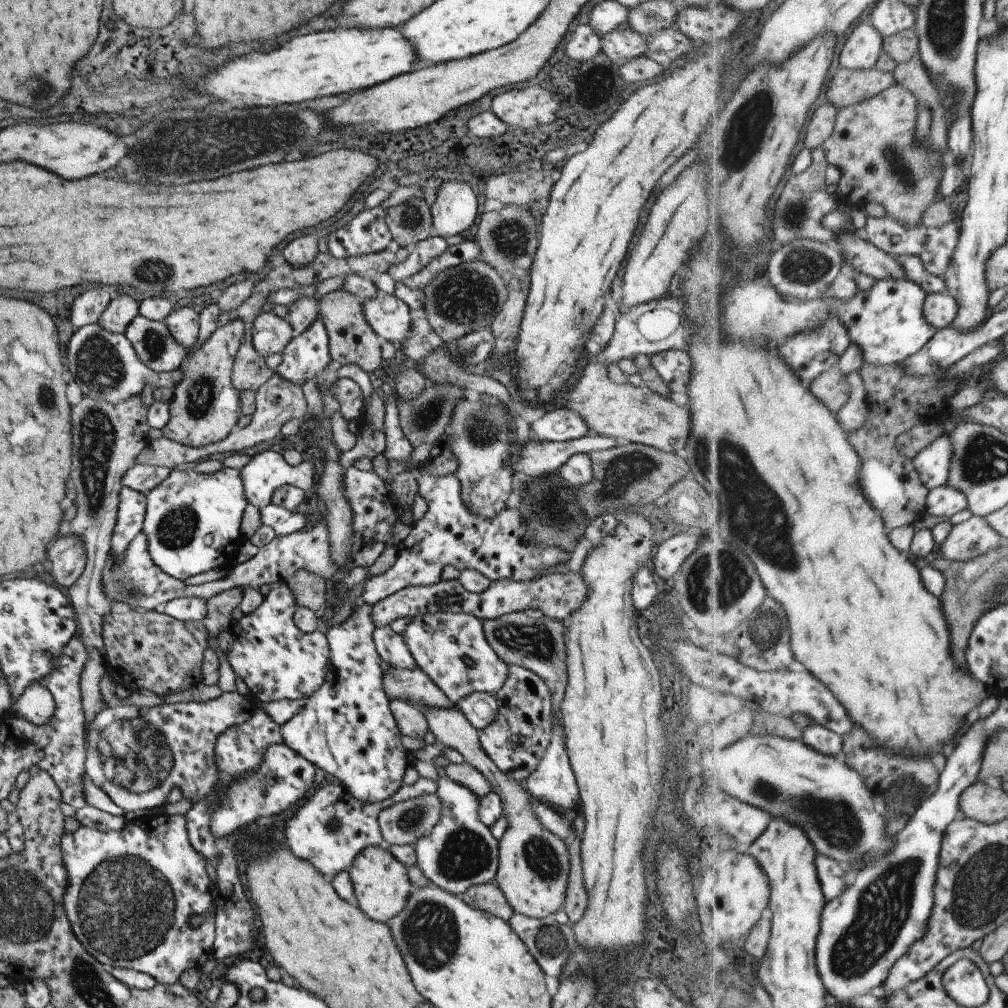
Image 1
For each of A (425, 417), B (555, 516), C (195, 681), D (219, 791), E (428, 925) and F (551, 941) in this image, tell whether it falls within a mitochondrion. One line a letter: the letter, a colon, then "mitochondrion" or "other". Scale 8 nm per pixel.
A: mitochondrion
B: mitochondrion
C: other
D: other
E: mitochondrion
F: mitochondrion

